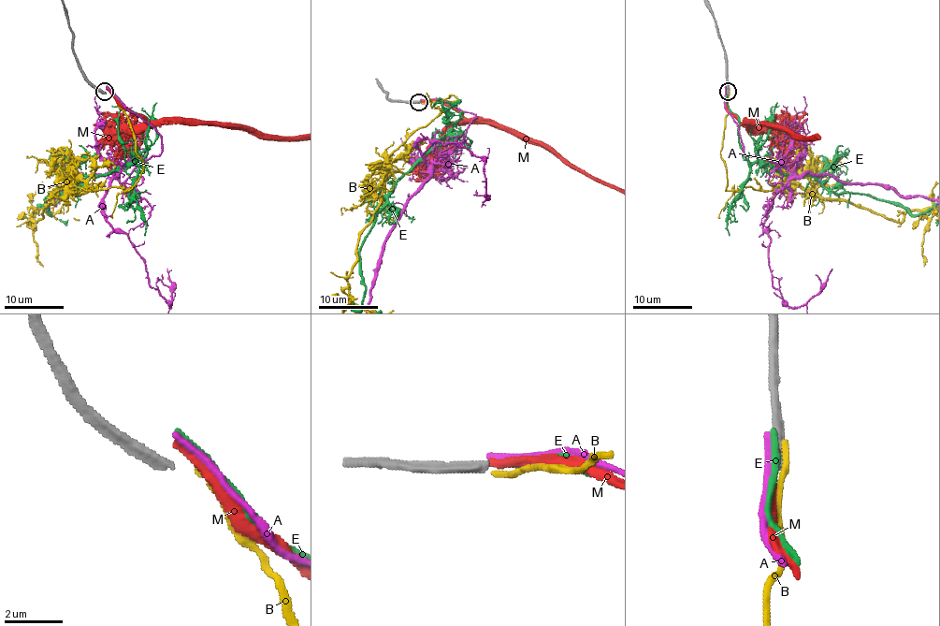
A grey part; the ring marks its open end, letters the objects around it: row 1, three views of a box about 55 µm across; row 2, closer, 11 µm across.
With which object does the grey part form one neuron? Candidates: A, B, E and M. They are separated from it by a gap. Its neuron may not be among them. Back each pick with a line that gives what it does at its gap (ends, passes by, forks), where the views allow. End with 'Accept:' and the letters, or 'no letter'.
Accept: no letter

